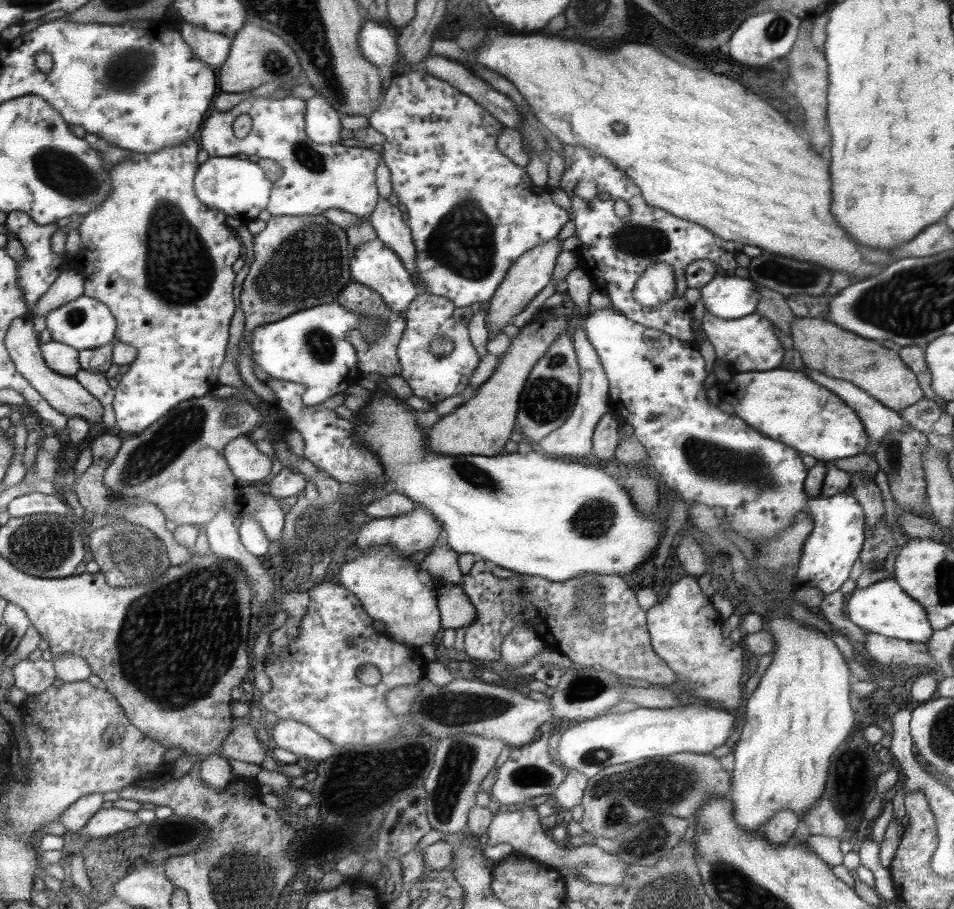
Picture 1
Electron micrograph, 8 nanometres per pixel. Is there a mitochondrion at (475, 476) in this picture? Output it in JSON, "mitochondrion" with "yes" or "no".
{"mitochondrion":"yes"}

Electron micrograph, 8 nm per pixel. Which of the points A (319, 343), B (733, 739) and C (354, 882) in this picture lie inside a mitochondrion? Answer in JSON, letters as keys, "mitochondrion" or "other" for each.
{"A":"mitochondrion","B":"other","C":"other"}

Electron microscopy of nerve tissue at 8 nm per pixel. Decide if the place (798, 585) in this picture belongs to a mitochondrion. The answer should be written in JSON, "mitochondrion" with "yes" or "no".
{"mitochondrion":"no"}

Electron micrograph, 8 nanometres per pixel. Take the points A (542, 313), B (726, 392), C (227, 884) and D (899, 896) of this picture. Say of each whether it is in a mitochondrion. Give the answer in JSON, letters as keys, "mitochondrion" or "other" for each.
{"A":"other","B":"other","C":"mitochondrion","D":"other"}

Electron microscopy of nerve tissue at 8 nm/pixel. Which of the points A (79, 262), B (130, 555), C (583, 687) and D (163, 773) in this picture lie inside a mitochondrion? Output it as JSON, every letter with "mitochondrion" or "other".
{"A":"other","B":"mitochondrion","C":"mitochondrion","D":"other"}

